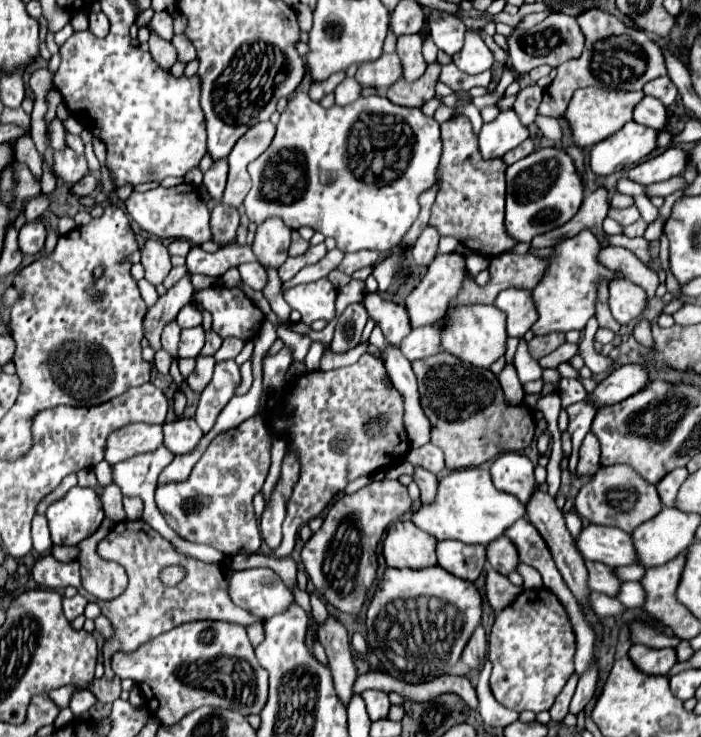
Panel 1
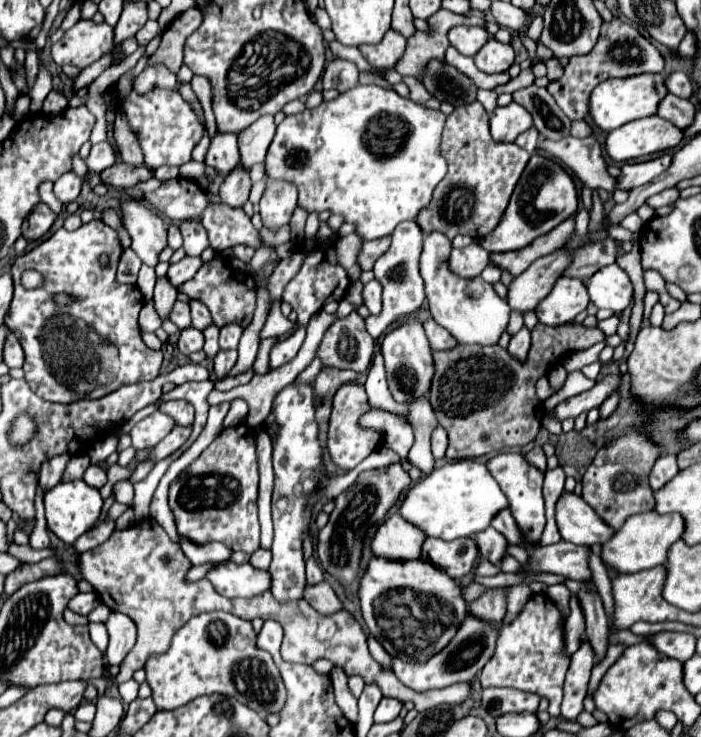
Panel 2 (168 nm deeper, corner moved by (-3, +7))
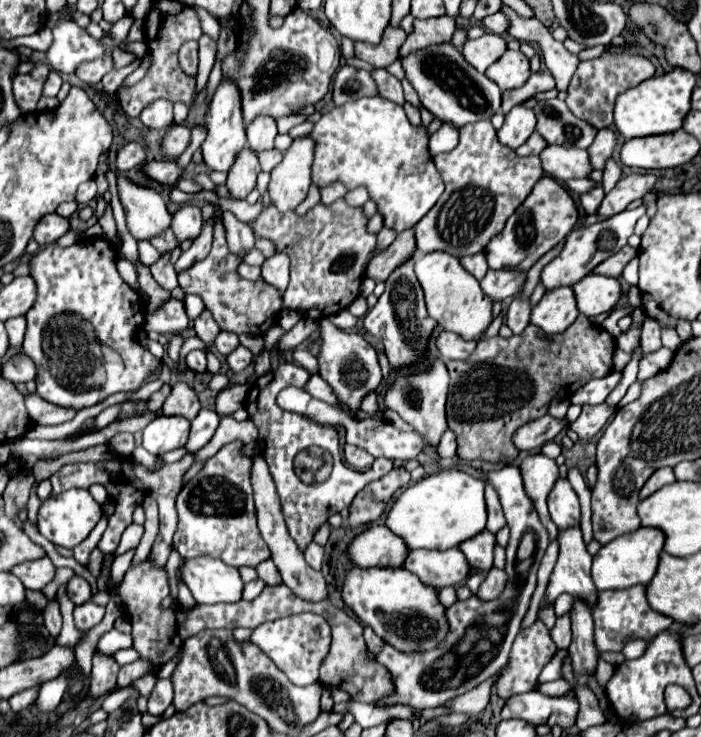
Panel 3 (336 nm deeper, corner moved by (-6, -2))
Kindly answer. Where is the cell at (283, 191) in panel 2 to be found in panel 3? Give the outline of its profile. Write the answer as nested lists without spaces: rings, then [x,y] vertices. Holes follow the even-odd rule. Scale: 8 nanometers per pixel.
[[[308,135],[294,139],[284,153],[284,159],[272,169],[268,193],[280,211],[296,209],[306,197],[312,183],[310,171],[314,161],[314,145],[316,143]]]

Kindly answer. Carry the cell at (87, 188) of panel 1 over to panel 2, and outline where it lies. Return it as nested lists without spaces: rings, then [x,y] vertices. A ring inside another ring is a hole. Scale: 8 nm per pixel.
[[[119,160],[119,162],[115,162],[113,166],[105,168],[105,170],[99,174],[99,178],[101,178],[101,182],[105,182],[107,186],[113,186],[113,188],[131,188],[131,186],[135,186],[137,182],[147,180],[151,174],[153,174],[153,172],[149,172],[147,166],[133,168],[133,166],[129,166],[129,164],[125,164],[125,162]]]

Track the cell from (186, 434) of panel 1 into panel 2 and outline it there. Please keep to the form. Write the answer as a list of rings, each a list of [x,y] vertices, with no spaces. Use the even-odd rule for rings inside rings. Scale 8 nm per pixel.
[[[169,400],[159,408],[163,414],[171,416],[177,426],[191,426],[195,420],[195,408],[185,400]]]

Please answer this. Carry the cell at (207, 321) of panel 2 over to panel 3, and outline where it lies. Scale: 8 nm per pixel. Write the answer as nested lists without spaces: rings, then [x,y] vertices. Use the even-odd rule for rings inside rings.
[[[186,295],[184,303],[186,303],[186,313],[190,319],[196,319],[196,315],[200,315],[200,311],[204,311],[204,303],[196,295]]]

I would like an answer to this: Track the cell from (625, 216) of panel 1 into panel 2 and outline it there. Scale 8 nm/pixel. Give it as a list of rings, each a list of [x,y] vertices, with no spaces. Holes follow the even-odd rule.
[[[663,190],[663,192],[659,192],[659,194],[651,196],[651,198],[647,198],[647,200],[645,200],[645,204],[647,204],[649,208],[657,210],[657,208],[661,208],[661,206],[665,206],[665,204],[671,204],[671,202],[675,202],[677,198],[679,198],[677,190],[673,190],[673,194],[667,194],[667,190]]]

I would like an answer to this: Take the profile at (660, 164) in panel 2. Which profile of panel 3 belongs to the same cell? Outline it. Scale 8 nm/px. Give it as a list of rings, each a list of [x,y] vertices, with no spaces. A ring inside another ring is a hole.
[[[626,175],[626,177],[622,177],[616,183],[616,187],[610,193],[606,193],[596,215],[600,215],[602,219],[608,219],[608,217],[624,211],[634,199],[642,199],[650,189],[654,189],[656,181],[658,179],[654,175]]]

